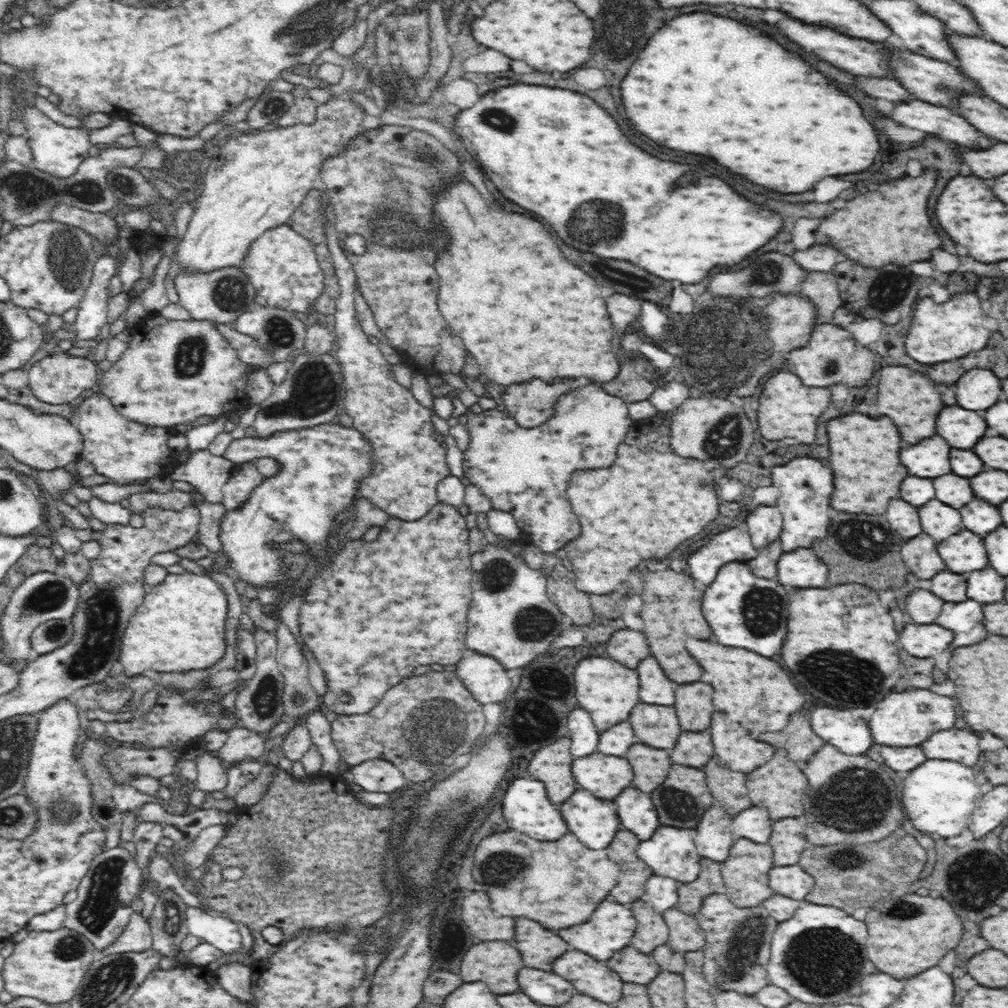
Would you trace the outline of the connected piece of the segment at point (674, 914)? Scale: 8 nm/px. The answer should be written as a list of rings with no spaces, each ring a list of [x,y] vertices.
[[[672,907],[663,912],[662,917],[669,930],[667,944],[674,951],[686,954],[703,949],[704,942],[706,942],[704,931],[693,915],[688,915],[677,907]]]

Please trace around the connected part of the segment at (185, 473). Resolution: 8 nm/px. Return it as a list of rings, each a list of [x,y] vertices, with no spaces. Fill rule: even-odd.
[[[208,449],[192,452],[191,460],[172,472],[170,480],[192,484],[208,503],[223,503],[222,488],[237,466],[230,460],[214,456]]]

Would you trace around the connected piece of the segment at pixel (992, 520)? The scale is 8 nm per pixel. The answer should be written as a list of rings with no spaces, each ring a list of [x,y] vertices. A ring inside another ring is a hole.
[[[972,500],[959,511],[965,528],[976,532],[978,536],[994,532],[996,528],[1002,526],[998,508],[994,508],[984,500]]]

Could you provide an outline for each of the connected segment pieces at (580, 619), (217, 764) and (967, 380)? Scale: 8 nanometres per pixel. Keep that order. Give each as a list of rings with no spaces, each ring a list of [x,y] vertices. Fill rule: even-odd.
[[[524,544],[519,554],[530,568],[541,569],[547,580],[549,600],[572,620],[573,625],[584,626],[594,620],[589,595],[576,588],[575,572],[568,559],[537,555],[532,544]]]
[[[207,752],[198,754],[195,758],[197,768],[197,778],[195,789],[202,792],[220,792],[228,782],[227,769],[221,760]]]
[[[972,370],[956,382],[958,404],[966,410],[986,410],[1000,400],[1002,382],[988,370]]]

